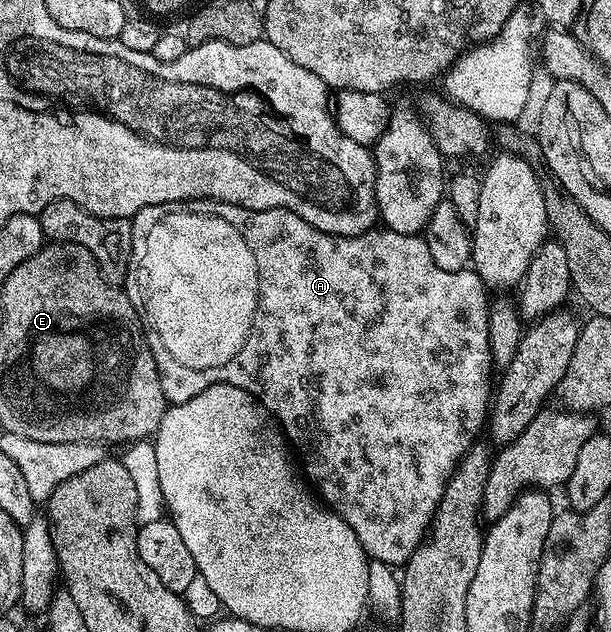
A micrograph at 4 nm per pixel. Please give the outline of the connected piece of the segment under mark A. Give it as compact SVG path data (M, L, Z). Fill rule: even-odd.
M229 204L221 208L212 208L212 215L222 217L233 224L255 256L255 265L258 268L257 310L254 312L253 326L242 350L221 367L206 370L187 368L186 365L179 364L163 346L163 341L156 334L155 326L144 324L147 348L151 348L151 356L155 356L155 368L159 372L159 384L166 403L175 406L183 404L191 400L191 396L199 396L199 392L203 392L208 386L214 386L217 382L243 386L254 396L264 396L265 407L277 419L292 449L296 453L297 450L301 453L300 465L303 467L304 477L315 487L324 505L339 515L351 528L351 532L355 532L355 536L359 536L359 544L372 561L382 562L394 568L404 567L410 556L420 548L421 543L426 541L437 505L449 483L449 477L457 470L461 457L478 441L477 433L480 430L482 433L491 409L489 377L492 376L493 370L495 371L495 363L493 349L489 343L491 298L485 295L487 293L485 281L472 268L464 270L439 268L439 264L435 264L431 257L431 248L427 248L424 237L416 234L400 234L388 228L374 228L368 230L366 234L344 238L307 224L307 220L295 216L295 212L287 208L248 210L242 206Z

